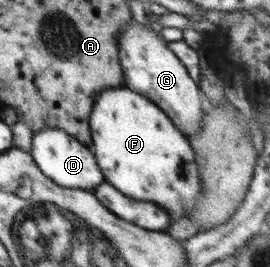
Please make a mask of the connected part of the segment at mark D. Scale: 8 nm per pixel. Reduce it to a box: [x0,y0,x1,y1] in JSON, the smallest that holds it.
[30,127,105,192]

